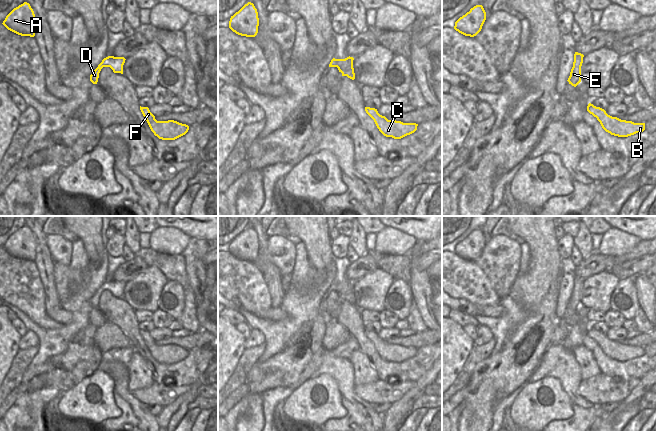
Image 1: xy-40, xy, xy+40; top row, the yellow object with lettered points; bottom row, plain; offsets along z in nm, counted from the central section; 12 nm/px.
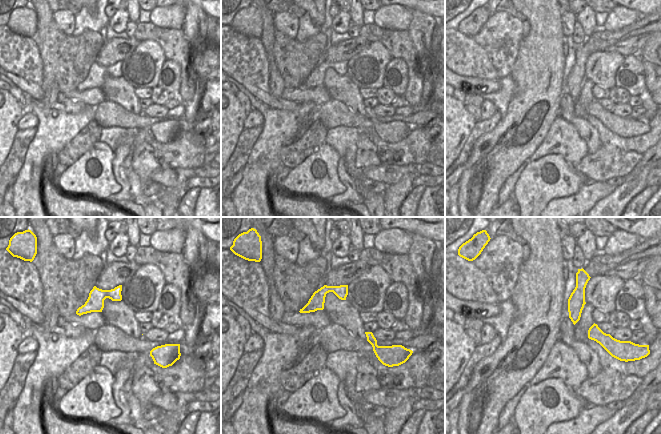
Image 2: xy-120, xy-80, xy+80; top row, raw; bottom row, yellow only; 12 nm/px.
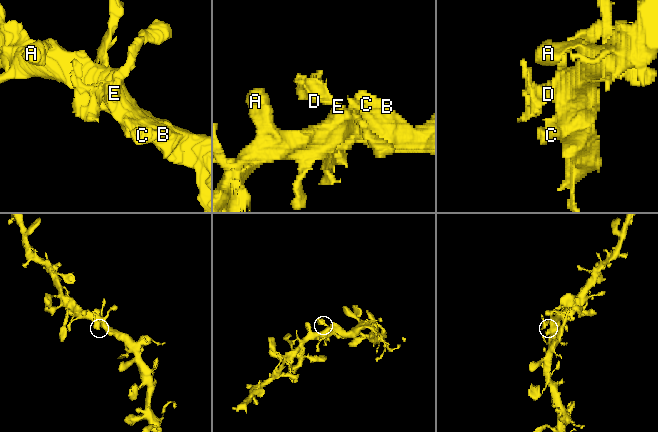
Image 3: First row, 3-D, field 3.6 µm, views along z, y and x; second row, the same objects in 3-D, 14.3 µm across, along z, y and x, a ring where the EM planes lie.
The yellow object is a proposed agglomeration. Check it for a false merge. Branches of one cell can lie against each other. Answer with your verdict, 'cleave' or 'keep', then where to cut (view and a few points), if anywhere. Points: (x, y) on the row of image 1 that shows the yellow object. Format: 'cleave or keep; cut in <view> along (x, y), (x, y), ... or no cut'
keep; no cut

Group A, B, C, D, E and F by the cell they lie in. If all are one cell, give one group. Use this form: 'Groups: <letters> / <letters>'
Groups: A B C D E F.

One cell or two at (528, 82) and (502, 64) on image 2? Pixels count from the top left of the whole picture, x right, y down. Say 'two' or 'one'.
two

